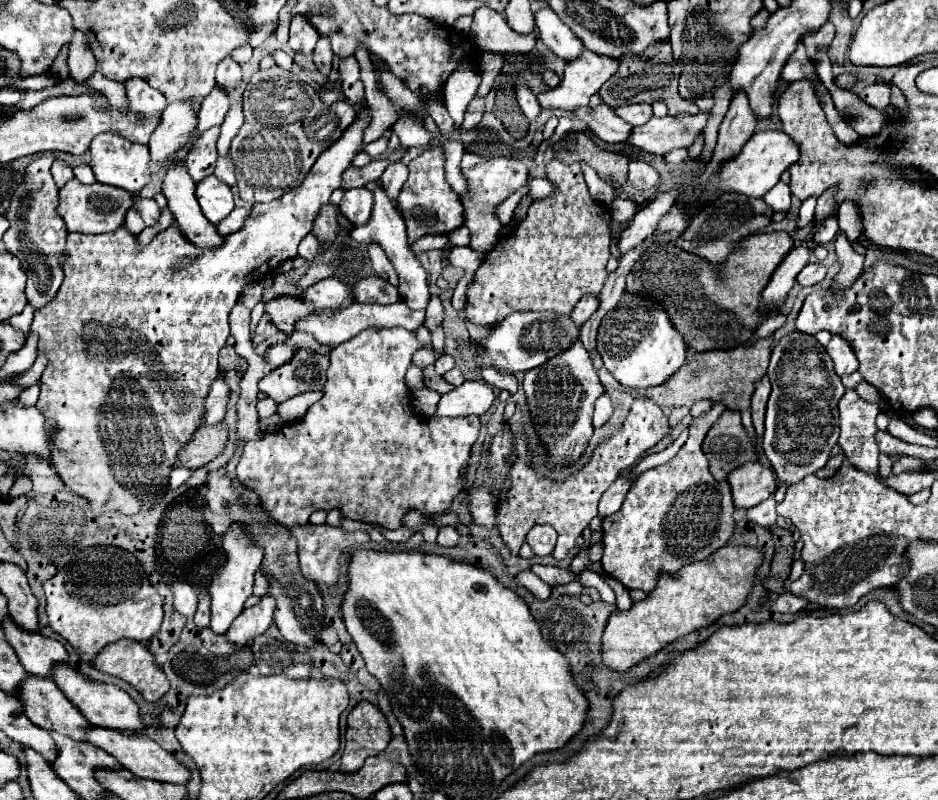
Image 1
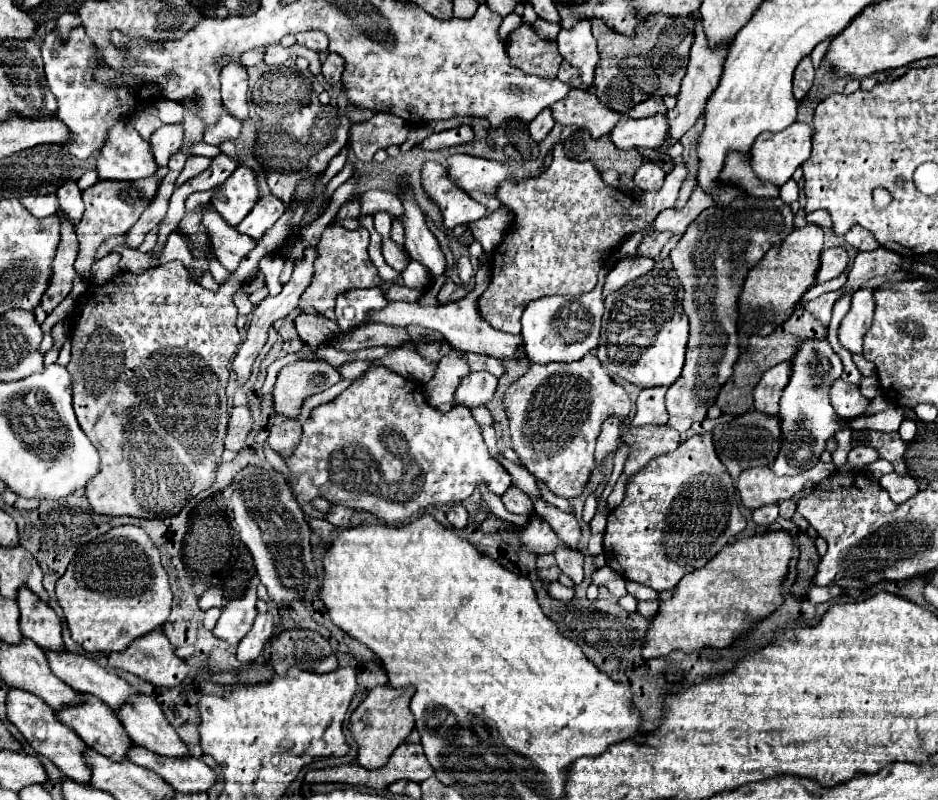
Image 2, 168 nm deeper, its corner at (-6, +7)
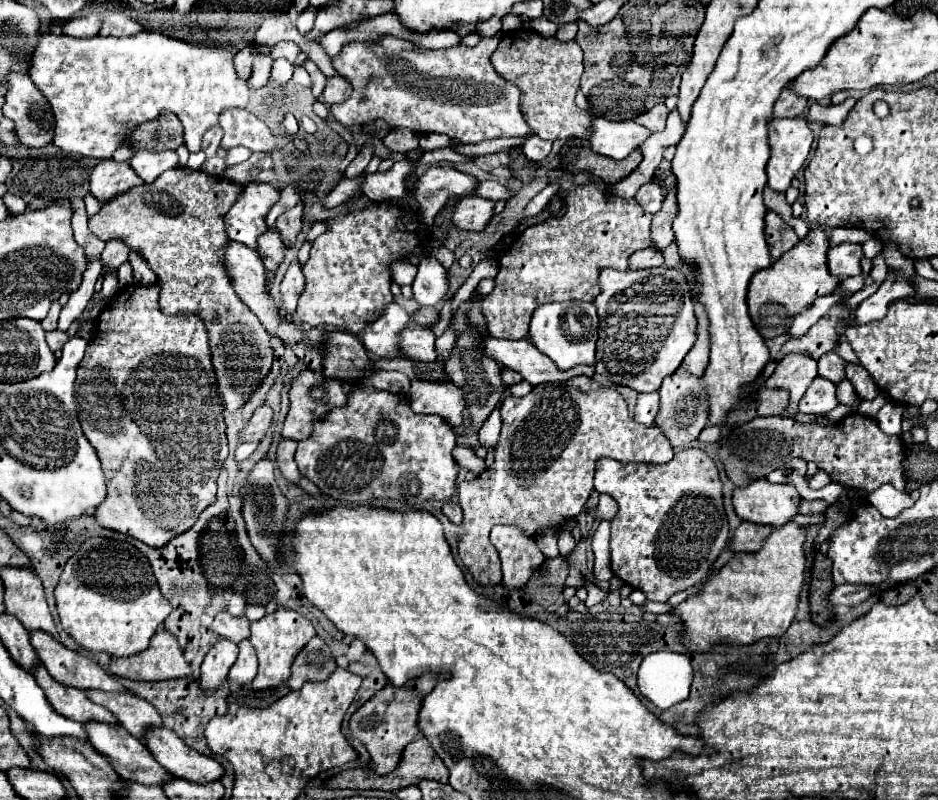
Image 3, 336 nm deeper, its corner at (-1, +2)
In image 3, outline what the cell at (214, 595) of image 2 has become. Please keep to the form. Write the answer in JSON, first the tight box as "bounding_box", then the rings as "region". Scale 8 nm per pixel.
{"bounding_box":[227,594,247,616],"region":[[[239,594],[239,596],[231,598],[231,602],[227,606],[227,612],[233,614],[233,616],[245,616],[245,606],[247,606],[247,600],[245,600],[245,596]]]}

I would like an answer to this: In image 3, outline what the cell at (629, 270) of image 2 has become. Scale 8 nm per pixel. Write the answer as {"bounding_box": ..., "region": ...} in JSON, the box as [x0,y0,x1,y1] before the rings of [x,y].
{"bounding_box":[629,248,663,270],"region":[[[645,248],[645,250],[637,250],[631,258],[629,258],[629,268],[637,270],[637,268],[655,268],[655,266],[663,266],[663,250],[659,248]]]}

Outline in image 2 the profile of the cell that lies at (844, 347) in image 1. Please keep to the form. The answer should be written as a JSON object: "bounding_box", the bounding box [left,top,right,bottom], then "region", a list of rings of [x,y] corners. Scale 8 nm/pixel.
{"bounding_box":[838,289,874,355],"region":[[[858,289],[852,295],[852,307],[848,315],[842,319],[840,329],[838,329],[838,341],[844,349],[850,353],[862,355],[862,343],[864,335],[872,325],[872,315],[874,315],[874,299],[872,299],[874,289]]]}

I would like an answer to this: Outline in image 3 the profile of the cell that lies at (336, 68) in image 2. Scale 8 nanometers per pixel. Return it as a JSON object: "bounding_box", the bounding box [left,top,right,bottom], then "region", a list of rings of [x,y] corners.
{"bounding_box":[323,76,353,106],"region":[[[341,76],[329,78],[327,86],[323,90],[323,102],[329,104],[329,106],[341,104],[341,102],[345,102],[351,96],[351,92],[353,92],[353,88],[351,88],[351,84],[345,78],[341,78]]]}

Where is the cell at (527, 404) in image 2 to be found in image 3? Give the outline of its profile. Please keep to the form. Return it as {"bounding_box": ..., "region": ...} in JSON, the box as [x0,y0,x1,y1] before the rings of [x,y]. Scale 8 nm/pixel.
{"bounding_box":[457,384,675,586],"region":[[[541,384],[523,398],[507,396],[501,402],[503,426],[495,446],[495,462],[473,482],[457,482],[459,506],[463,508],[463,534],[457,538],[457,550],[475,582],[483,586],[497,586],[503,578],[499,552],[489,540],[491,528],[495,524],[513,524],[521,528],[525,536],[535,538],[543,528],[561,528],[569,518],[577,518],[587,498],[593,494],[593,472],[599,458],[613,458],[623,464],[667,464],[673,458],[675,450],[659,428],[637,424],[629,416],[627,404],[617,390],[603,388],[601,392],[603,396],[597,398],[593,392],[583,394],[577,388],[567,388],[563,384]]]}

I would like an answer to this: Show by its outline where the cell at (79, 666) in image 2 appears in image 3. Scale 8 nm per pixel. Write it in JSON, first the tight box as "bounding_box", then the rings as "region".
{"bounding_box":[87,690,161,742],"region":[[[87,690],[87,696],[93,702],[111,710],[115,718],[119,720],[119,724],[141,742],[145,738],[145,732],[151,726],[161,726],[159,712],[147,700],[139,696],[113,694],[113,692],[103,692],[103,690]]]}

